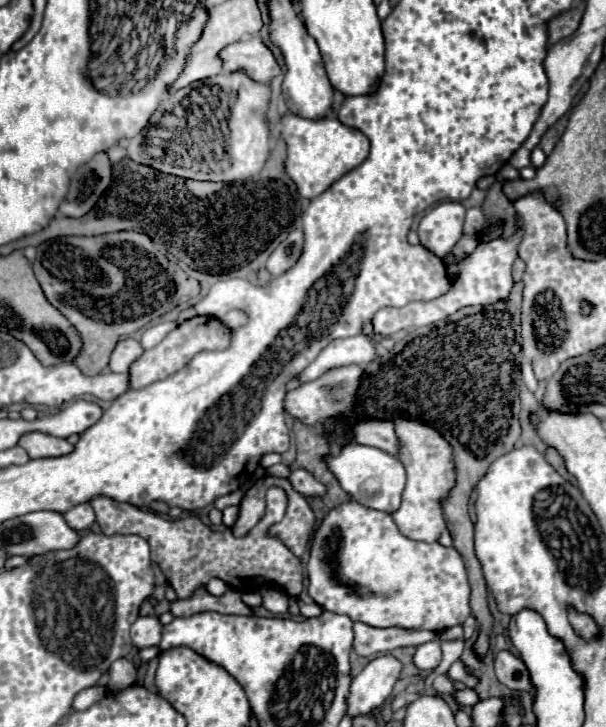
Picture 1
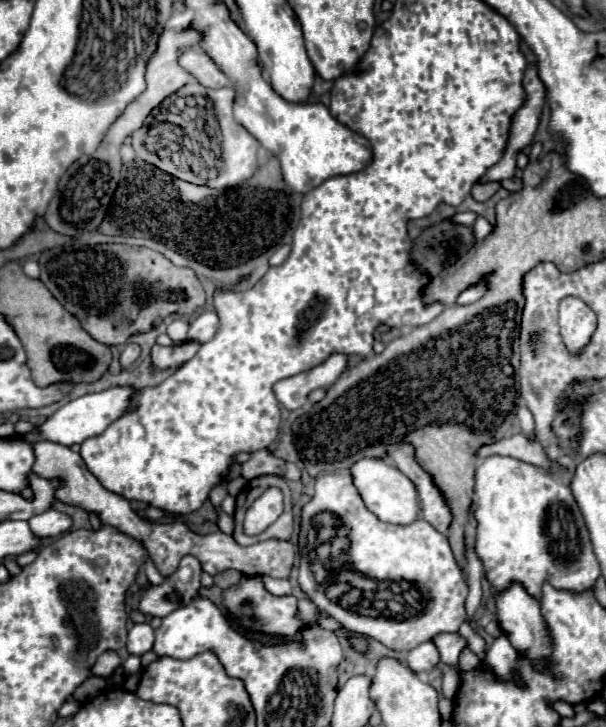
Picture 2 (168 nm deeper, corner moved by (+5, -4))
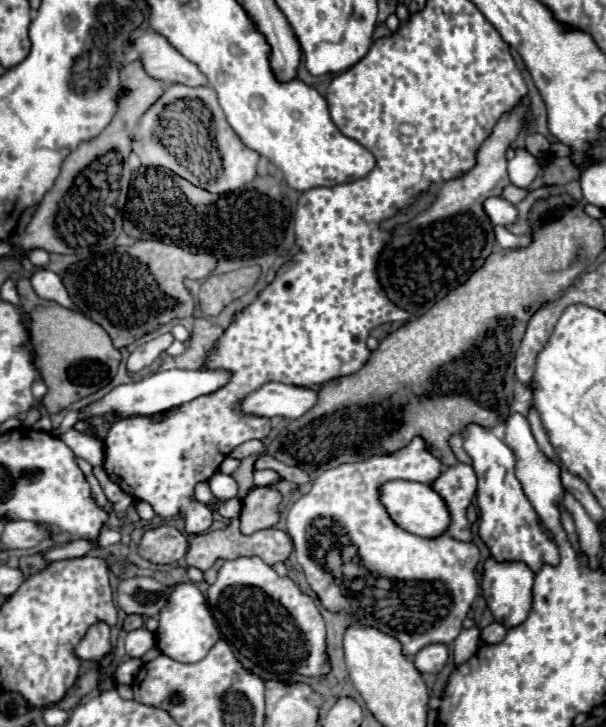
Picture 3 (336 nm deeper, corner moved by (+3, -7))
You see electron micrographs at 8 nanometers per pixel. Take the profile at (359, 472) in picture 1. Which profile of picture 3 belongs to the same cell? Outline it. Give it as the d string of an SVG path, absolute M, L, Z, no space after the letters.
M394 480L390 484L382 486L380 500L386 506L392 520L402 526L406 532L412 532L422 538L438 538L446 534L450 526L450 510L444 502L444 498L428 484L420 482L406 482L406 480Z

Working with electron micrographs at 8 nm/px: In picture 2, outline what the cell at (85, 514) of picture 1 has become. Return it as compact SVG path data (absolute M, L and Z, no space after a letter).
M50 509L46 513L34 515L28 523L38 537L58 537L72 527L72 517L56 509Z

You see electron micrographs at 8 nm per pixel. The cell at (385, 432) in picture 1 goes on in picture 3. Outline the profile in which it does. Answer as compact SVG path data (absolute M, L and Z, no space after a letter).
M454 464L448 470L442 472L442 476L434 482L432 486L448 504L452 524L448 528L448 534L452 538L470 542L472 534L468 528L468 518L466 518L466 508L472 502L476 494L476 474L472 466L468 464Z

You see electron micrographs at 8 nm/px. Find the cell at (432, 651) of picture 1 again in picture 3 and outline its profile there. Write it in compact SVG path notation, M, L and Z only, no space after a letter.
M430 644L416 654L414 666L422 674L438 674L446 662L448 662L448 646L446 644Z

